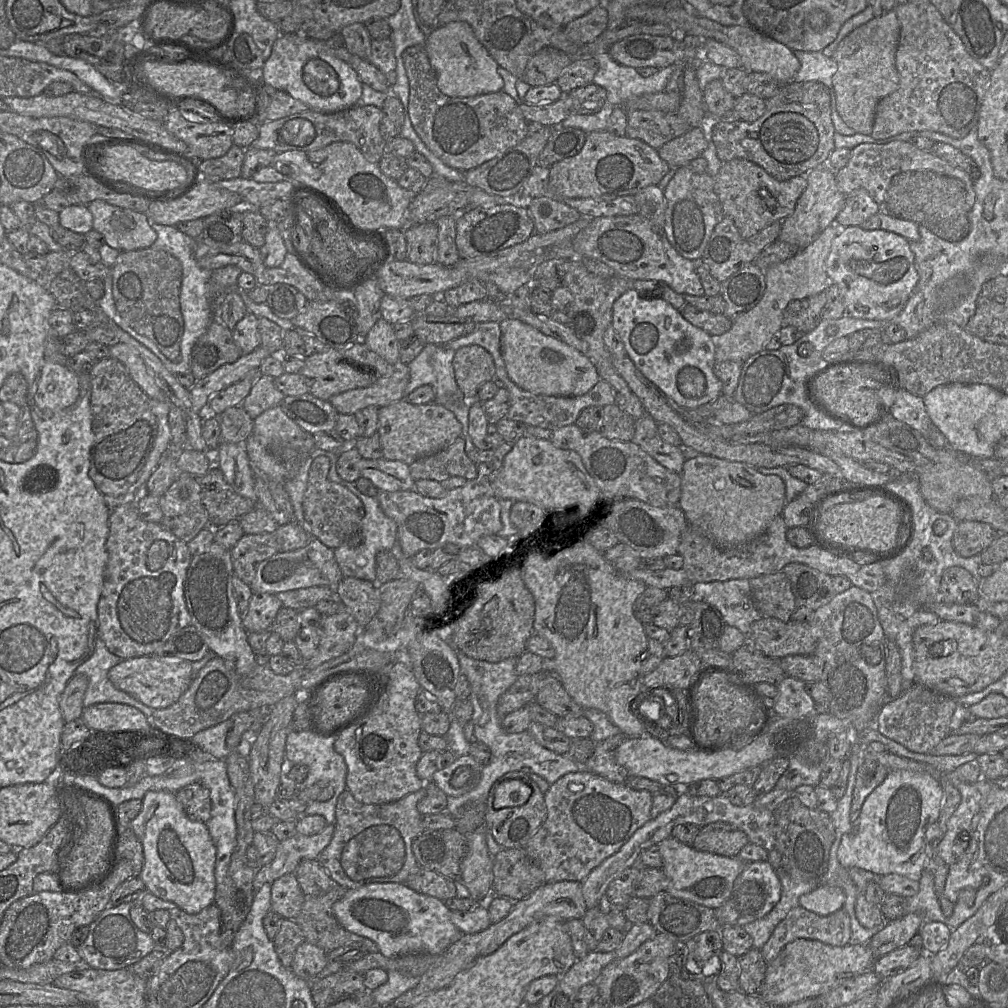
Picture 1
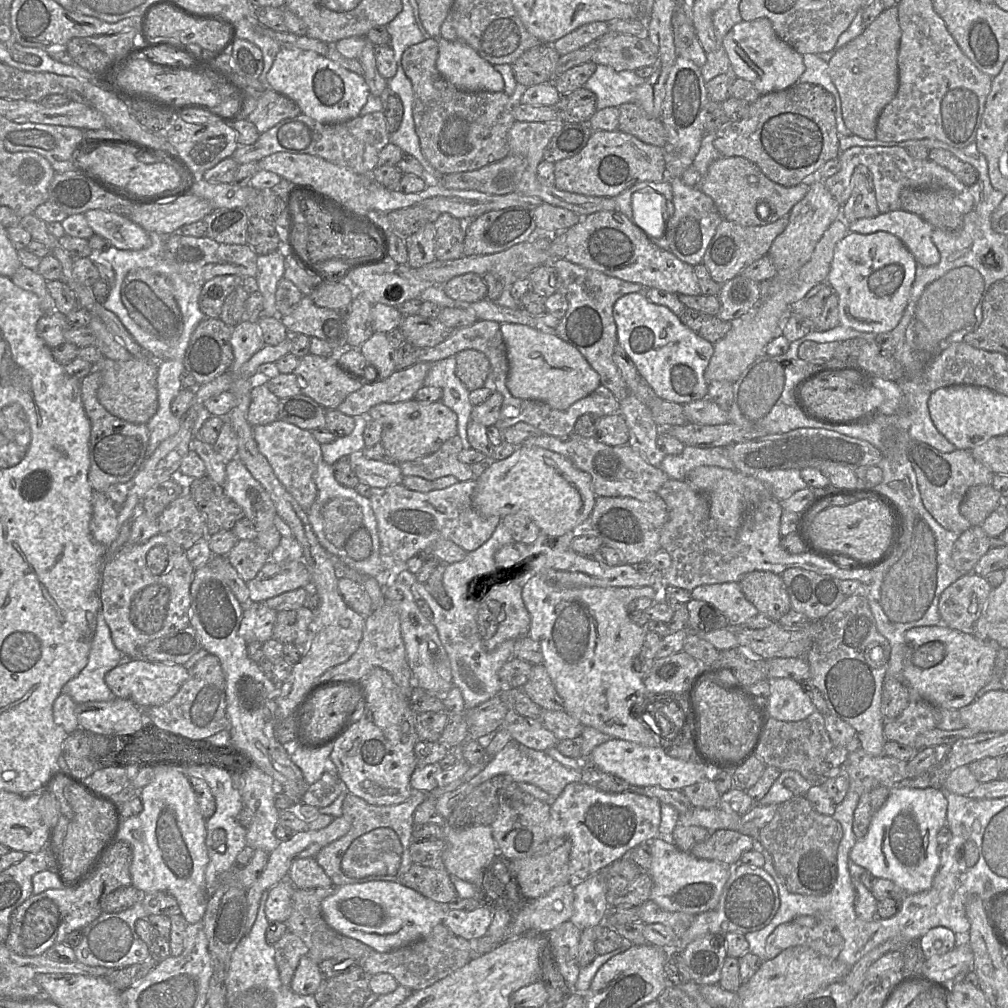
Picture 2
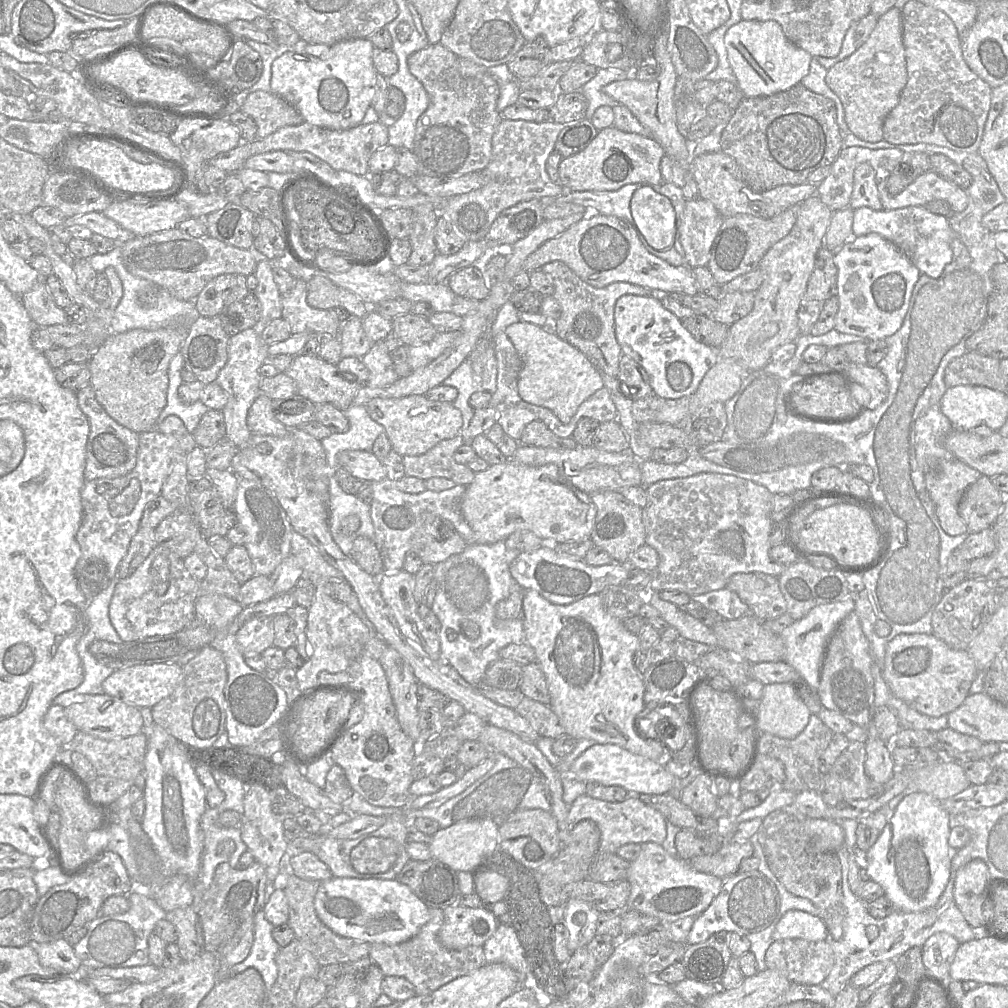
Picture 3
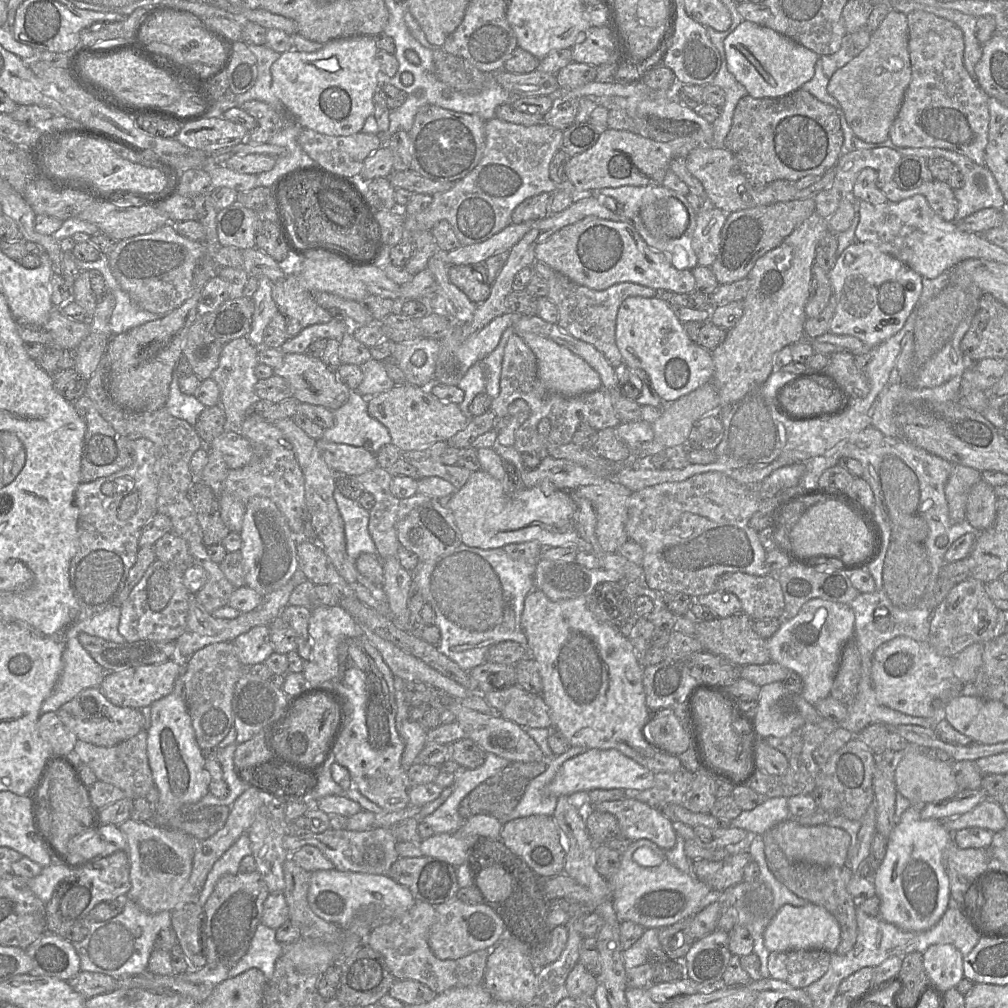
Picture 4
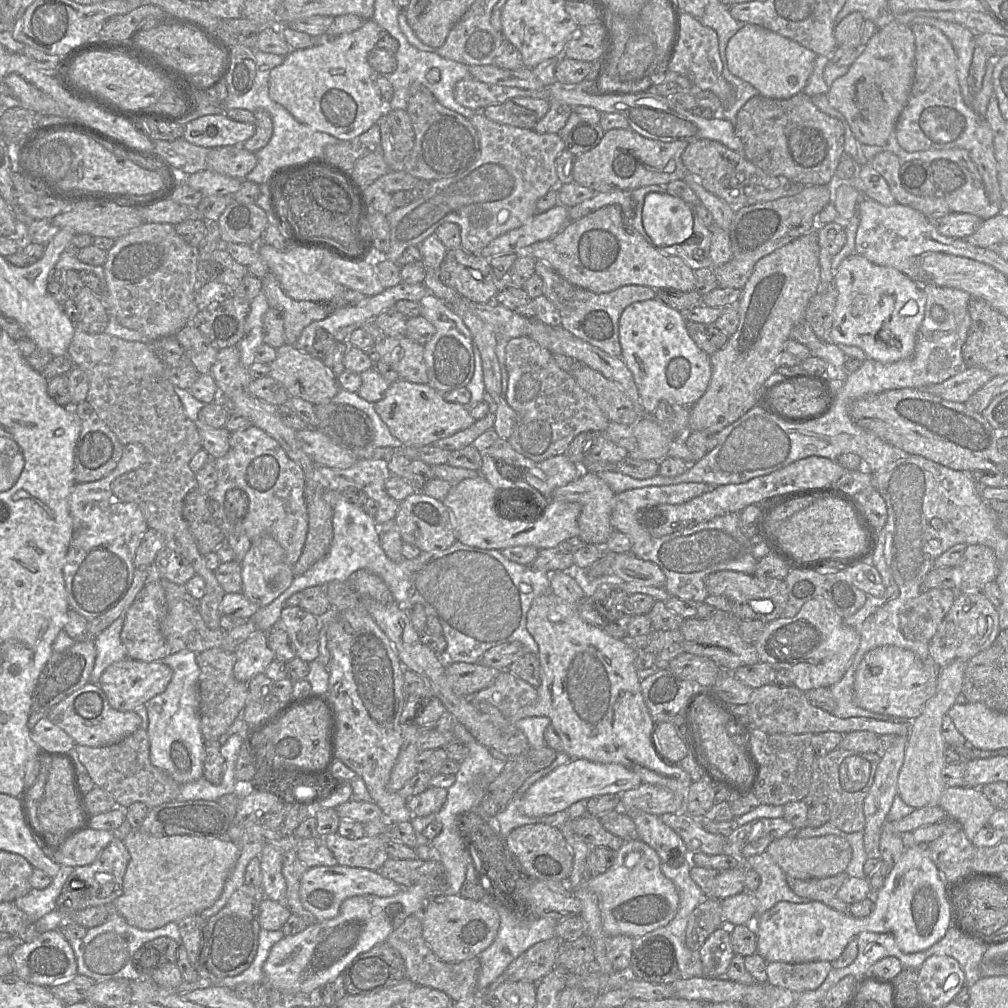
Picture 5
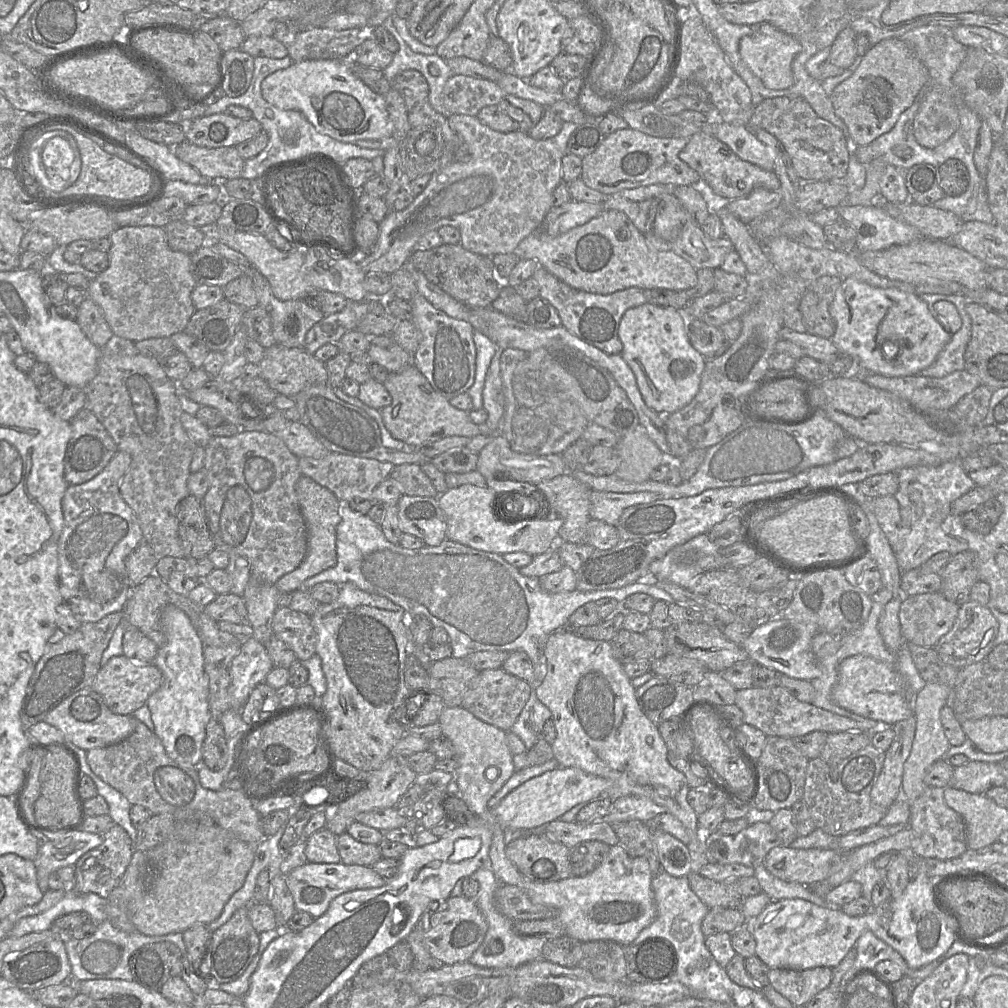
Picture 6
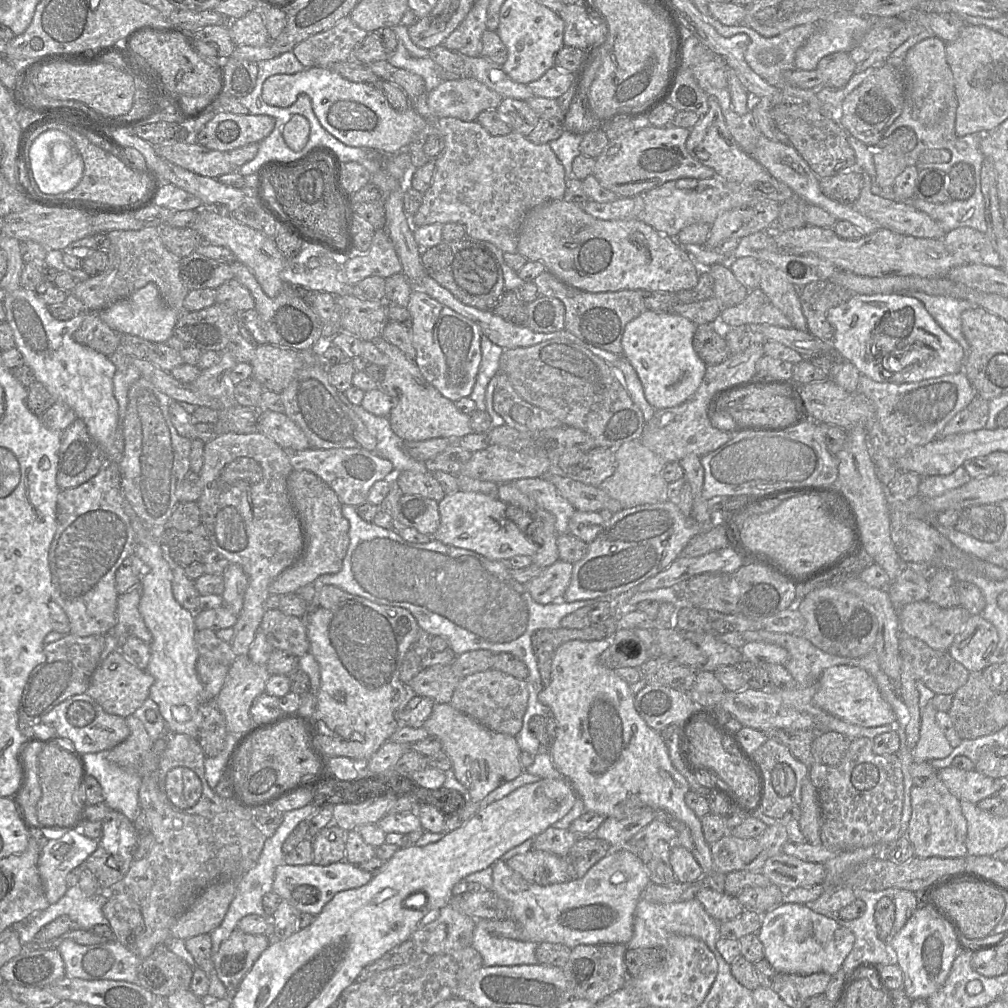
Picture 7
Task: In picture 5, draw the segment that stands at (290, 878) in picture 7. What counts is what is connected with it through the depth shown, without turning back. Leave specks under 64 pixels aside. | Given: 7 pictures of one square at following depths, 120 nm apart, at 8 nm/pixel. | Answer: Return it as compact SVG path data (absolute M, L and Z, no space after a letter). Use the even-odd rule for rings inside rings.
M337 864L308 868L302 875L299 895L304 908L310 911L318 921L325 921L339 914L341 904L347 898L368 894L389 897L399 893L402 889L399 884L383 877L378 871Z

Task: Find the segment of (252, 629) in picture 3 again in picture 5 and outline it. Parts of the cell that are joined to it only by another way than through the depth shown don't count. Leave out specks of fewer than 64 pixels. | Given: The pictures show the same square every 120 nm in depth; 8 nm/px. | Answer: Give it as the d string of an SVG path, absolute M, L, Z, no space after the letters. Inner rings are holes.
M256 630L236 649L233 674L237 680L248 682L256 674L265 673L274 659L266 632Z

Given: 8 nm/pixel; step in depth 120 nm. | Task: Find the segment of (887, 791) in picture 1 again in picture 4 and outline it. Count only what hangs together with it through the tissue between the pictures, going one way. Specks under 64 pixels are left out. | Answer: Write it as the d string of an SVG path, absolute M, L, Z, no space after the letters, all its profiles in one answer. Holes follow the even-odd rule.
M911 805L900 816L887 838L886 855L874 877L876 896L880 898L879 917L913 932L925 931L937 924L950 900L944 854L952 841L952 833L940 820L923 820L920 810Z

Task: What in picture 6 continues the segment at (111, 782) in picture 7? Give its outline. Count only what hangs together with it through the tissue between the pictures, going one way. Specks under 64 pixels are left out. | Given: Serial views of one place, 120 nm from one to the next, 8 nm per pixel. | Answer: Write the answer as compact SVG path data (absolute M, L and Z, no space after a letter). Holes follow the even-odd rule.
M76 748L76 750L79 755L82 773L89 776L94 781L98 794L106 800L109 806L108 814L111 816L115 824L118 824L125 829L133 840L135 847L137 829L133 826L130 819L130 808L132 804L122 793L107 784L91 770L86 758L87 750L81 748Z

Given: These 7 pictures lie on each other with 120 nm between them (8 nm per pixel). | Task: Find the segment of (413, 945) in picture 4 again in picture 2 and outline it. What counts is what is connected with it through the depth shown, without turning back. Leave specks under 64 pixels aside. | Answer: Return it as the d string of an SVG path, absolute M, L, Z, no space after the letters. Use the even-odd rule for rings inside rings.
M442 922L436 925L427 937L419 941L390 952L372 952L361 962L361 967L371 975L391 974L399 985L408 987L412 991L419 991L447 977L470 961L470 941L455 935Z

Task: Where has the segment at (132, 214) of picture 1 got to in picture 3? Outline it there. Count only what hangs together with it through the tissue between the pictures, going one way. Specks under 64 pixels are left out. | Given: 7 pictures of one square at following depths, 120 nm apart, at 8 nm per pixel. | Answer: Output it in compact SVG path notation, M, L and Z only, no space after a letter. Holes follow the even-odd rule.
M89 212L73 217L66 217L64 226L69 227L73 225L84 226L90 229L93 234L110 238L116 243L126 243L136 237L132 232L119 226L102 212Z

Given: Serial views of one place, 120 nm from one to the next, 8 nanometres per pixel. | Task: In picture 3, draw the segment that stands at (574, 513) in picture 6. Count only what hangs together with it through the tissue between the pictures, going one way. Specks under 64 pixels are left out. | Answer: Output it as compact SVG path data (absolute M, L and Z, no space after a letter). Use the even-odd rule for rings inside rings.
M632 486L616 491L599 491L590 495L597 508L591 540L618 563L627 563L629 556L646 544L643 509L647 504L647 487Z

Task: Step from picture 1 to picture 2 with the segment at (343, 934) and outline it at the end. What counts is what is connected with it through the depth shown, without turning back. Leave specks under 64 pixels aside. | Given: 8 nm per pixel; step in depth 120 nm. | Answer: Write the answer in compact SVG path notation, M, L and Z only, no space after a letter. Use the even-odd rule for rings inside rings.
M331 885L326 888L299 889L295 888L292 895L292 913L286 921L288 930L296 934L309 949L309 956L318 964L330 958L352 958L364 961L374 950L359 940L345 936L333 929L324 919L321 903L332 895L338 887Z

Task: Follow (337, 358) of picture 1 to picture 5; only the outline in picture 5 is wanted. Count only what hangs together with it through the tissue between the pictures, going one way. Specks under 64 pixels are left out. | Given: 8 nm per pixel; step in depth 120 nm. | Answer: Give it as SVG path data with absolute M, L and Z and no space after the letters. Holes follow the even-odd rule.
M284 344L276 350L276 358L269 364L269 369L269 376L281 383L290 397L300 398L315 406L331 402L340 390L337 378L329 372L322 360L290 344Z

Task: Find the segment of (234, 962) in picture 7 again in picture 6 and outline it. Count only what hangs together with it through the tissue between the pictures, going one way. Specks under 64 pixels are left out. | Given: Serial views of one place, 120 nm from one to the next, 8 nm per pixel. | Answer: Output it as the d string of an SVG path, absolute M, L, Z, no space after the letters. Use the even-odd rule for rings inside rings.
M249 907L239 908L225 924L211 933L208 948L200 966L200 976L207 977L211 974L219 984L236 980L244 973L258 952L259 943L259 933L253 928L249 919Z

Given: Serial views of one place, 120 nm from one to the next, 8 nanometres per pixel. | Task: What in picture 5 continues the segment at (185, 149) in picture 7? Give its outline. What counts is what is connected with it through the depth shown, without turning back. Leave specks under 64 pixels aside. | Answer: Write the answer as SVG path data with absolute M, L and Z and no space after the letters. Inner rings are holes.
M229 145L209 149L207 169L223 175L246 179L246 176L257 164L255 153L246 150L242 145Z

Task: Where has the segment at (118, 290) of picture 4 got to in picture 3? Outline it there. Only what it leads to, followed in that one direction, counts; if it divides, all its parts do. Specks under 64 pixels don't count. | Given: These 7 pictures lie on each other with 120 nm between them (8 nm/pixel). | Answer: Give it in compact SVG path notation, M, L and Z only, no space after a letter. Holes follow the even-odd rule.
M118 244L106 254L96 253L89 258L85 258L97 273L103 273L107 267L113 267L122 282L123 296L113 314L111 321L112 333L118 334L133 329L156 330L172 327L179 327L189 332L192 324L200 316L195 307L195 302L179 300L153 282L132 275L122 261L121 245ZM138 292L145 292L148 296L151 296L152 306L143 306L139 302Z

